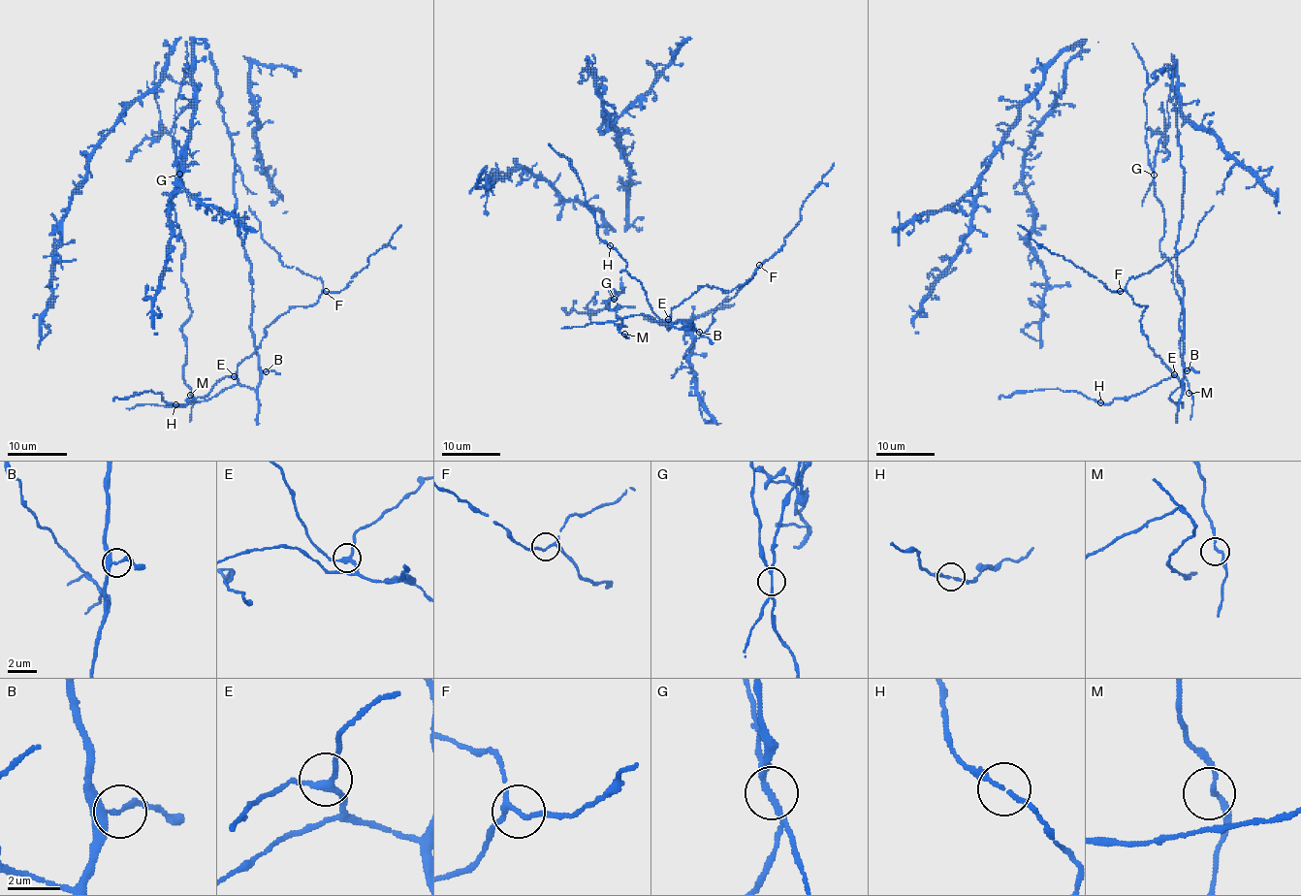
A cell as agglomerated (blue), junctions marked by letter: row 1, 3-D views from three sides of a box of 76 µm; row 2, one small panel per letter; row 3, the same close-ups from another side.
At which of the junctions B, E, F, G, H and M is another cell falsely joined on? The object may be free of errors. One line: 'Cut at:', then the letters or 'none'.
Cut at: G

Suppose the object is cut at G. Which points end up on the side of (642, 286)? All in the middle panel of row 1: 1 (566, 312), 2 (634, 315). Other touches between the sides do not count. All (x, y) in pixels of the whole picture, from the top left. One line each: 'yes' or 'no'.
1: no
2: yes

